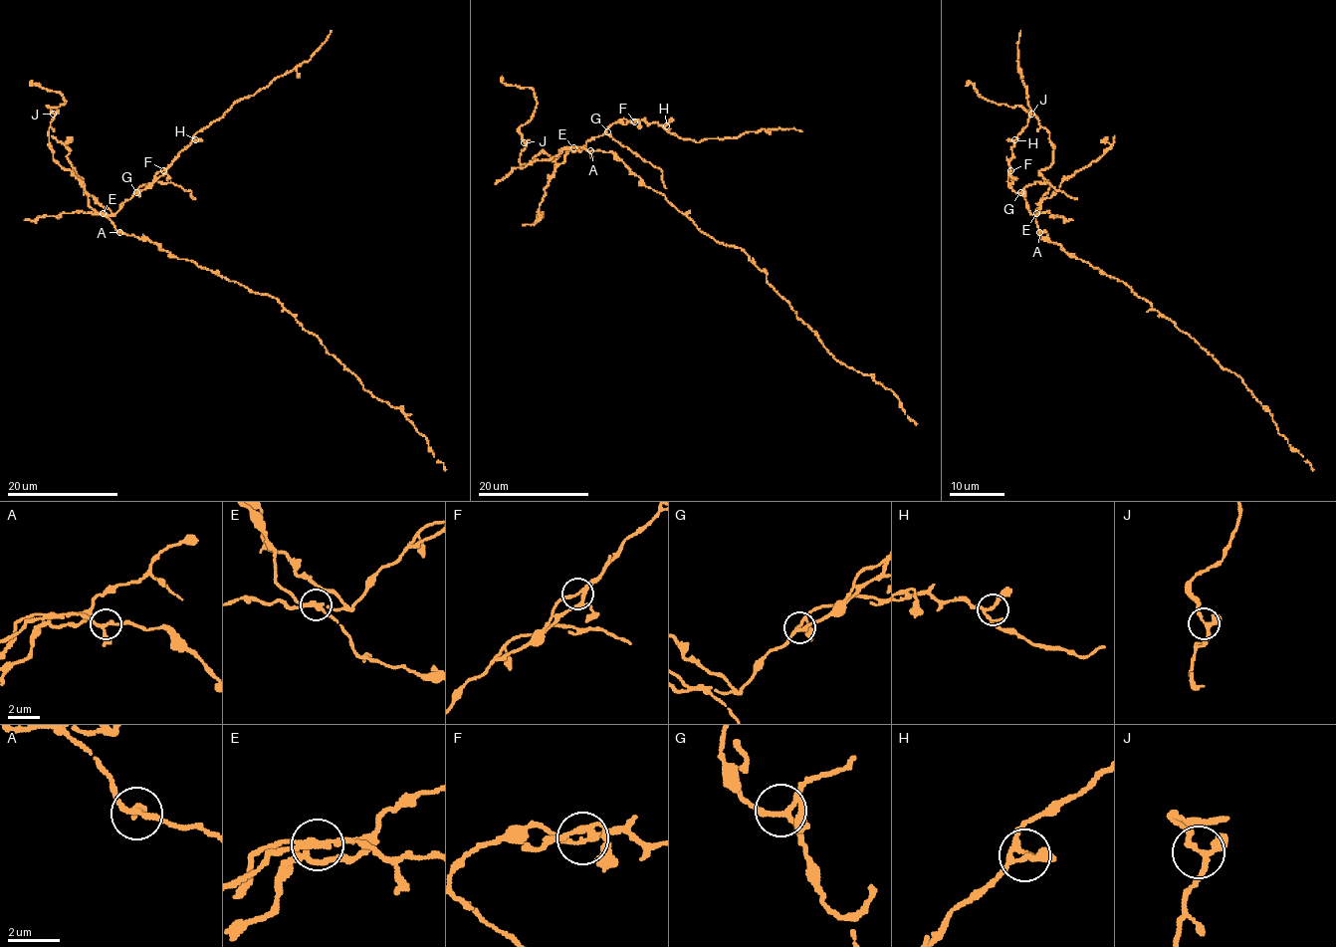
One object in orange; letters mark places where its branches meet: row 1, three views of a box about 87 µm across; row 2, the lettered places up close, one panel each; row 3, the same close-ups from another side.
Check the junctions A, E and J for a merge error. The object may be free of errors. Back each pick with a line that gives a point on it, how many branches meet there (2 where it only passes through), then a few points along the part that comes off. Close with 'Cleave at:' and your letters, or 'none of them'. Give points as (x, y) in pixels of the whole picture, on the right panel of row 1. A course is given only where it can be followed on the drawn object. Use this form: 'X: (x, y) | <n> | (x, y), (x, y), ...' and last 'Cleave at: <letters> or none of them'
E: (1036, 213) | 4 | (1037, 213), (1010, 188), (1009, 174), (1012, 146), (1031, 112), (1017, 61), (1020, 30)
Cleave at: E

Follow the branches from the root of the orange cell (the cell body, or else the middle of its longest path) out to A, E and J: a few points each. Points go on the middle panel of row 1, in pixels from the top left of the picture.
A: (659, 193), (648, 188), (611, 152), (590, 150)
E: (659, 193), (648, 188), (611, 152), (573, 148)
J: (659, 193), (611, 152), (563, 146), (555, 160), (542, 150), (523, 164), (520, 153), (524, 142)

